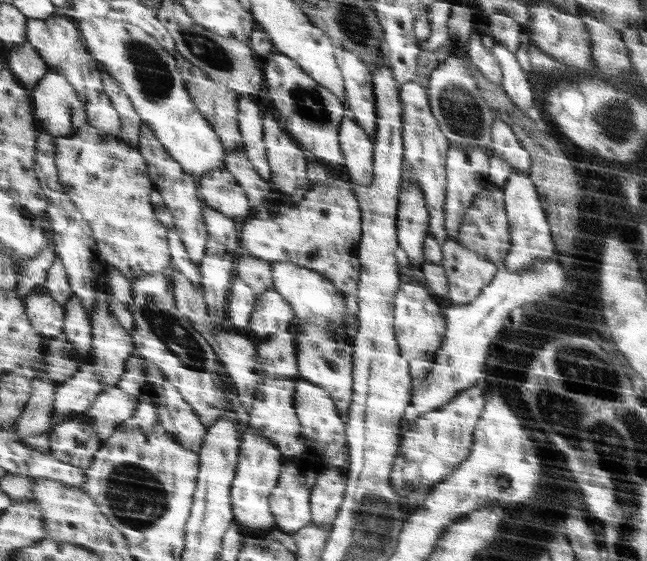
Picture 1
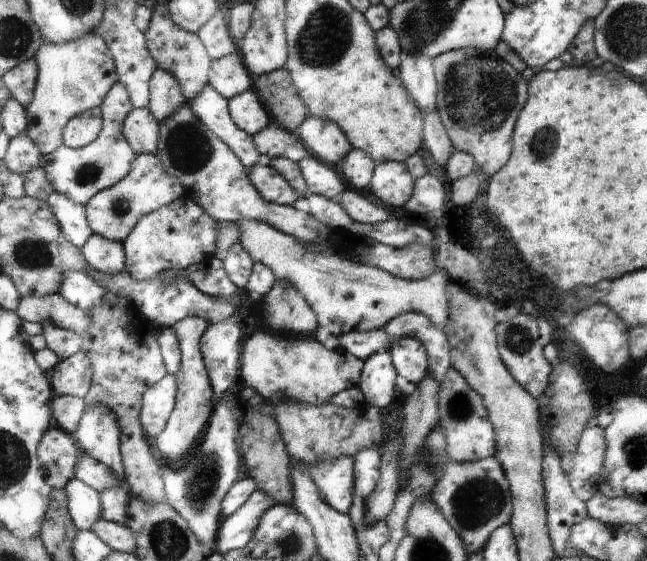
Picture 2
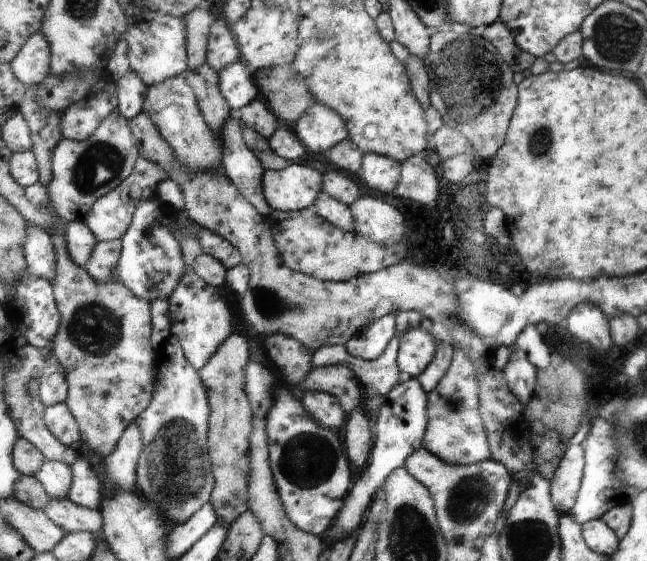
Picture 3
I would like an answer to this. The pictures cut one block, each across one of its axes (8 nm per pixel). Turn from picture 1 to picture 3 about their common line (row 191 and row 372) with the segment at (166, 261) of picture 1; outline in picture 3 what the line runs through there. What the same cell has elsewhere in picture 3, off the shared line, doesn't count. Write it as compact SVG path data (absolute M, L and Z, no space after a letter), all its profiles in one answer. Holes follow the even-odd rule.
M61 218L58 220L58 228L60 230L53 238L58 252L58 276L54 285L63 323L56 338L54 354L64 364L68 374L68 405L82 428L82 443L88 444L100 456L110 456L118 448L122 434L148 410L155 396L154 368L159 358L150 342L154 332L152 306L149 300L136 296L128 286L118 282L99 283L87 269L76 264L66 238L68 222Z

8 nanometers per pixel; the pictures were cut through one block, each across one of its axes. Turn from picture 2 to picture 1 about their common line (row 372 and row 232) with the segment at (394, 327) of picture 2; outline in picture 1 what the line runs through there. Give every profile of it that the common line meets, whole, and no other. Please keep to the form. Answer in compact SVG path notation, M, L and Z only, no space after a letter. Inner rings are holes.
M412 81L405 83L402 85L400 97L403 100L404 159L408 161L409 172L422 188L427 207L430 209L429 234L442 244L449 239L444 226L447 194L445 164L449 142L441 133L437 120L431 113L428 95L422 86Z

